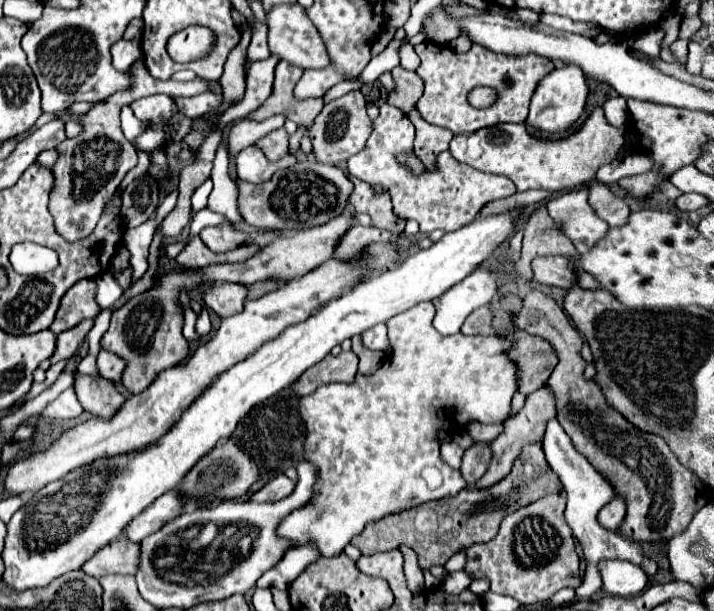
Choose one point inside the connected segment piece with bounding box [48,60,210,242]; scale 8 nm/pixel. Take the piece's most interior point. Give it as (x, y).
(80, 189)

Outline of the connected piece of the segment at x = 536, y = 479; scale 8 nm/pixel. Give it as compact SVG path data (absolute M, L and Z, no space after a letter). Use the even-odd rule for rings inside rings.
M532 442L522 448L522 454L516 458L512 466L512 472L498 484L490 488L464 488L464 492L458 492L452 498L426 502L408 512L386 516L384 520L378 520L378 524L368 524L368 528L360 536L356 536L356 540L352 540L352 546L356 546L362 554L376 554L376 552L388 552L392 548L400 548L404 544L418 554L418 566L422 570L430 566L442 566L456 552L472 544L492 540L498 534L500 522L508 514L550 494L564 494L564 486L550 468L550 464L546 462L542 442Z

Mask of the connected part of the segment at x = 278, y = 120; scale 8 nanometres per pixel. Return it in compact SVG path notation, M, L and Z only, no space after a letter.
M276 114L272 118L266 118L262 122L256 120L240 120L230 128L230 138L228 138L228 148L232 158L236 158L236 154L248 146L252 146L260 136L266 136L278 128L282 128L286 121L284 114Z

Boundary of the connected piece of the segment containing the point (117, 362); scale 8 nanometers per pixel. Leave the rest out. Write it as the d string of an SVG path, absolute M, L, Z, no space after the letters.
M100 350L98 352L98 358L96 358L96 364L98 364L98 370L100 370L100 376L106 378L106 380L120 380L122 376L122 368L124 368L124 360L120 360L116 354L108 352L108 350Z

